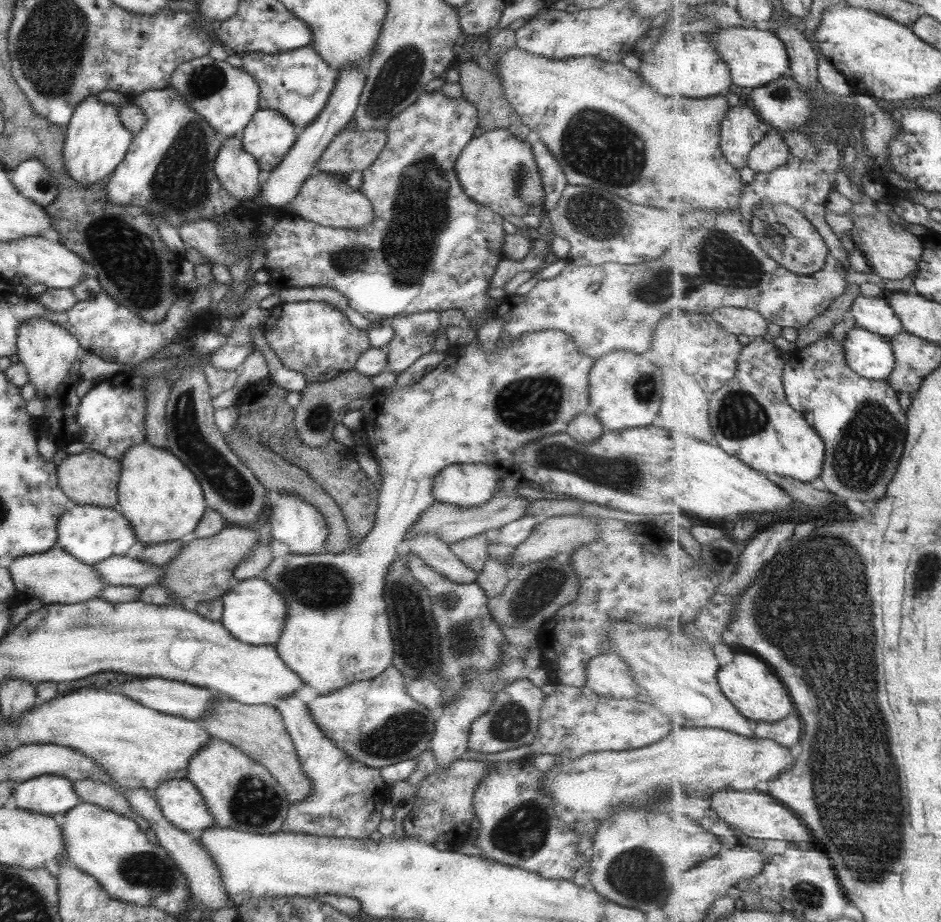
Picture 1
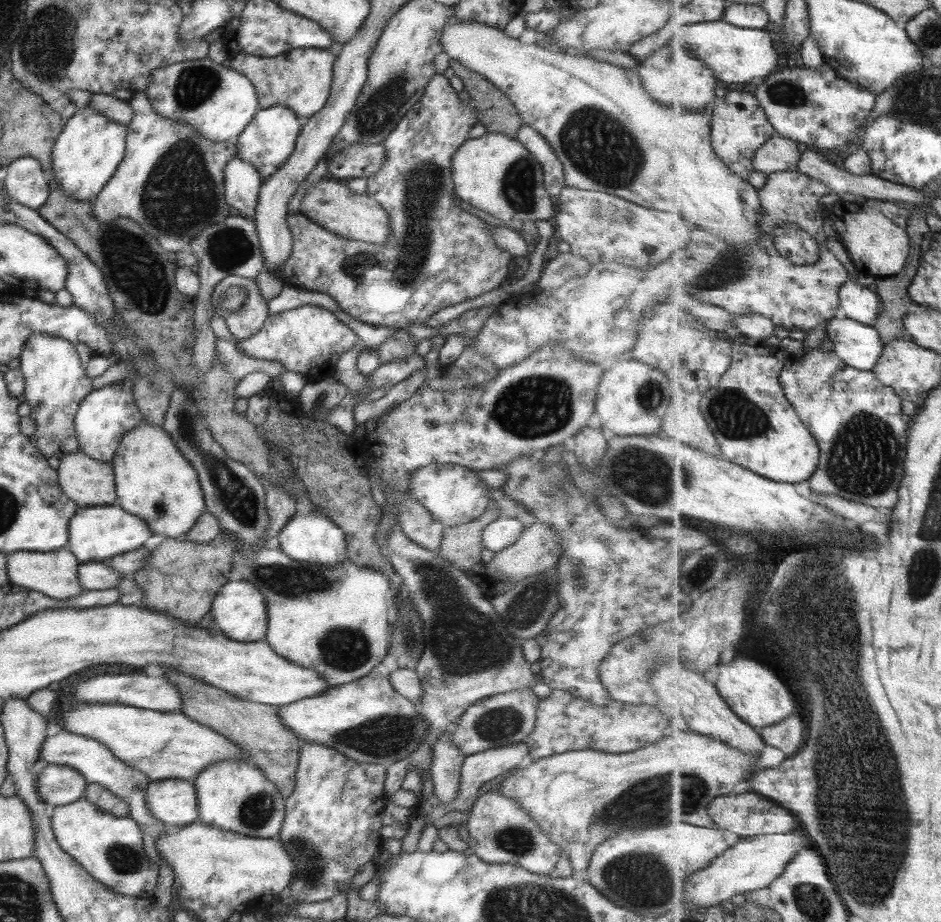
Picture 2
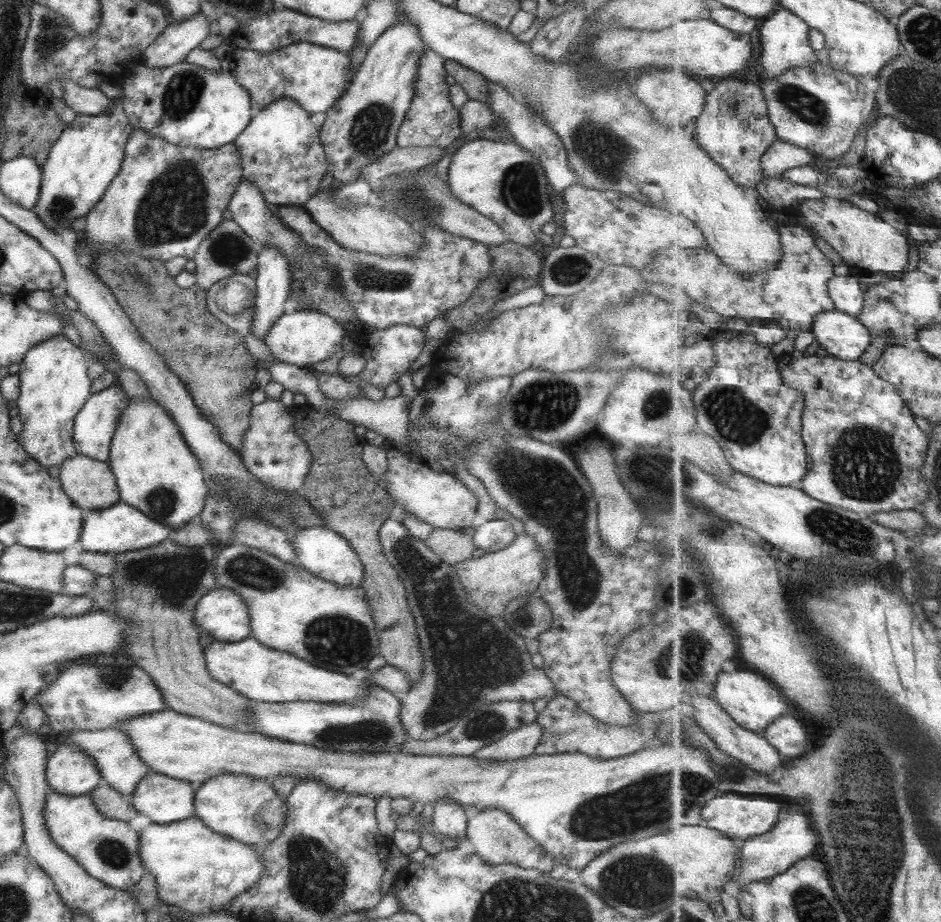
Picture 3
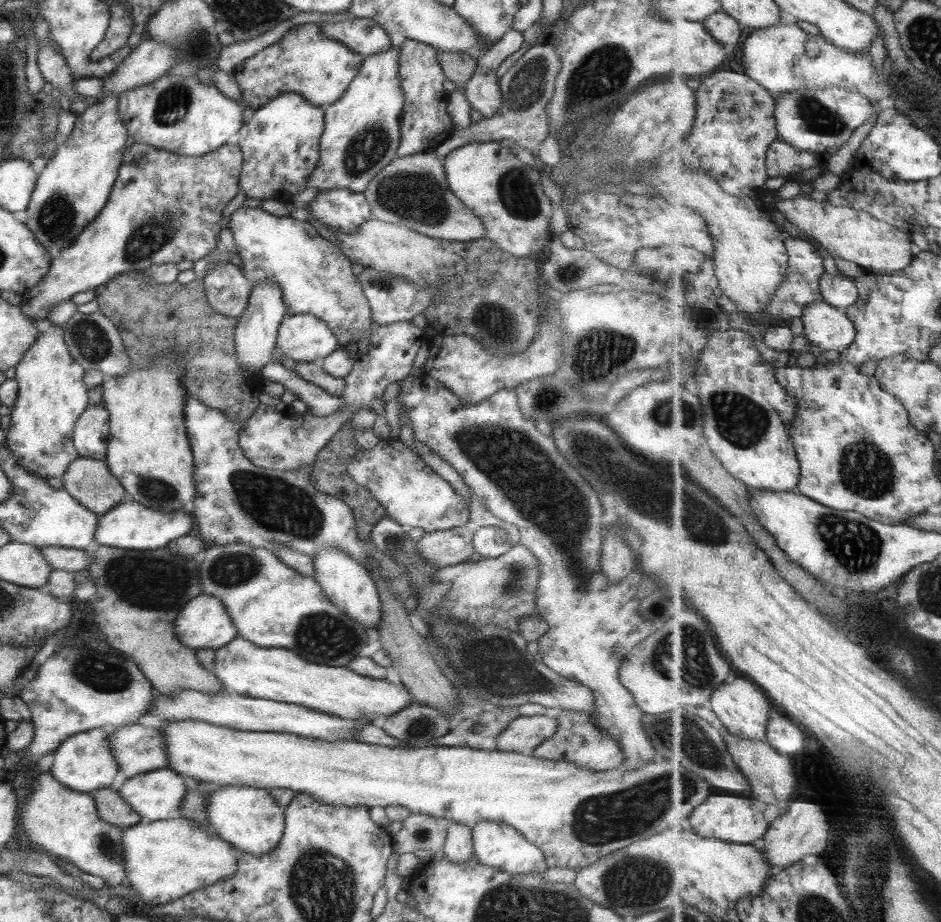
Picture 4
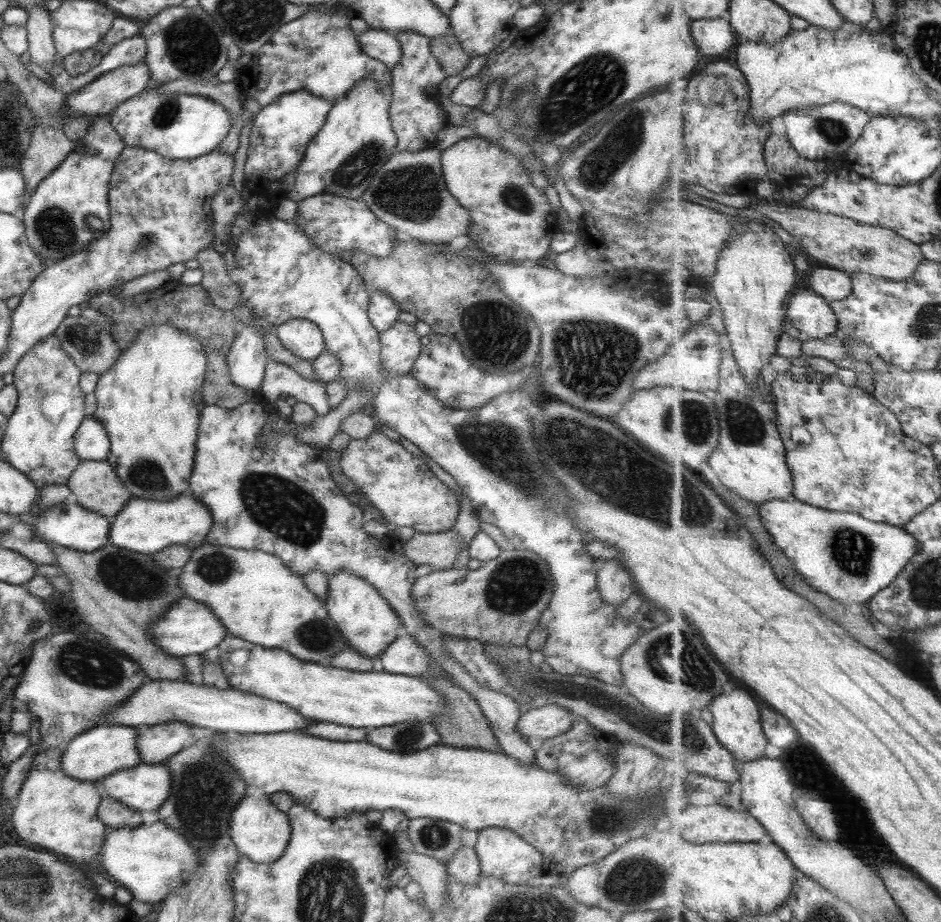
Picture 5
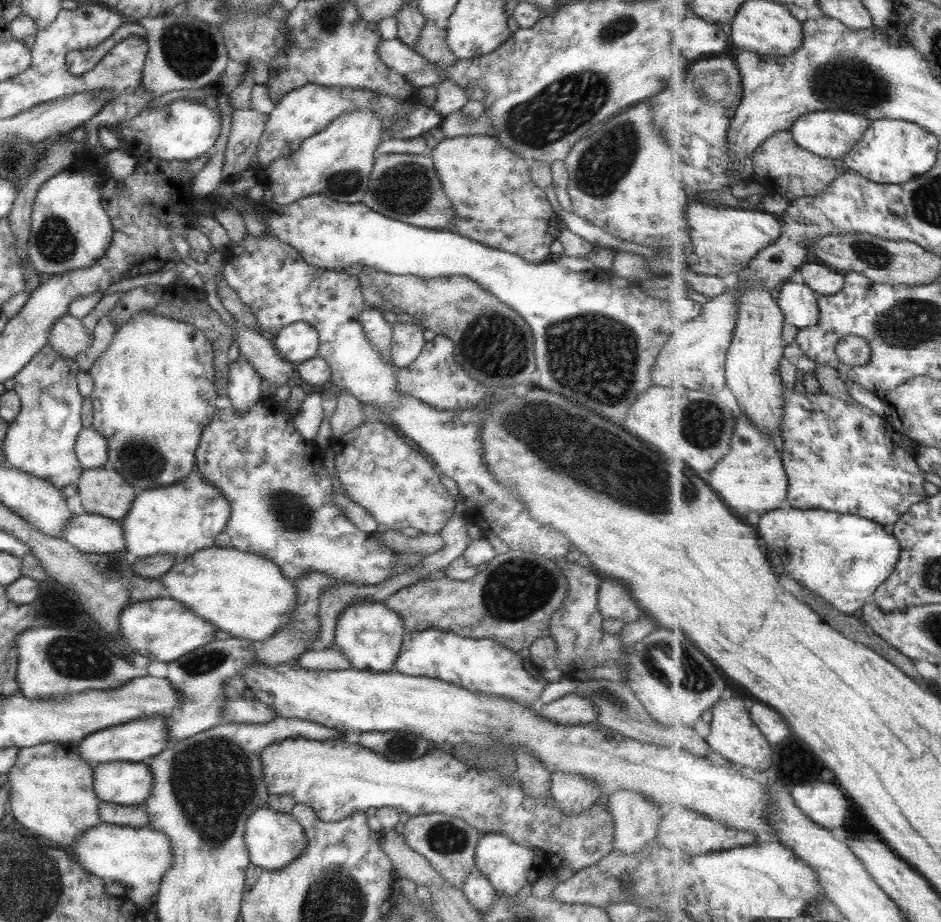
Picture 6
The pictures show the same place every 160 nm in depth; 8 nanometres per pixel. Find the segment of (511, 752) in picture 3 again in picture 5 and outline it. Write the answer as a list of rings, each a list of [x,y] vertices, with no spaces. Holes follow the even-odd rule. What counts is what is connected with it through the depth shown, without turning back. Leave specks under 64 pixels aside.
[[[554,704],[527,709],[520,713],[516,722],[516,731],[526,738],[553,738],[569,730],[574,714],[566,708]]]

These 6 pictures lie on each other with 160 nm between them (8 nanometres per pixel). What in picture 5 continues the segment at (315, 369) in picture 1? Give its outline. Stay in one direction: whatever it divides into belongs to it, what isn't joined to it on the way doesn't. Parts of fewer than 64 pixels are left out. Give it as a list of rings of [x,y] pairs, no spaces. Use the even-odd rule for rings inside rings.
[[[295,318],[274,327],[280,345],[295,359],[312,362],[324,353],[324,342],[320,330],[312,322]]]

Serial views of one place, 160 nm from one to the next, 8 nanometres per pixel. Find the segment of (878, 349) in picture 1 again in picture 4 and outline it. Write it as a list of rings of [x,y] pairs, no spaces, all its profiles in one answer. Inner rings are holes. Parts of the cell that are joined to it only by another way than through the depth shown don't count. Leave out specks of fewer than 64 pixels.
[[[824,300],[805,307],[801,319],[803,336],[825,351],[847,351],[856,340],[852,318]]]

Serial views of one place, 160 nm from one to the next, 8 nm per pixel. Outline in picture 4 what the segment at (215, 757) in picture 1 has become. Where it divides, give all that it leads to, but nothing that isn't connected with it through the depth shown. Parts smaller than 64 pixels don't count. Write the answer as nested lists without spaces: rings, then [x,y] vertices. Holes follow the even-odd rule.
[[[221,786],[219,790],[210,792],[206,796],[206,814],[212,832],[224,842],[229,844],[231,850],[236,854],[251,854],[259,856],[269,853],[277,847],[284,827],[284,809],[276,805],[267,790],[251,786]]]

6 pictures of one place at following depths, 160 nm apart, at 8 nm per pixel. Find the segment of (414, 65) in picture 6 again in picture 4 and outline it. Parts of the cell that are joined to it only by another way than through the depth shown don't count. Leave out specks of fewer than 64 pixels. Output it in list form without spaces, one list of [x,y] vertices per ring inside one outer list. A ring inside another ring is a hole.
[[[344,12],[344,20],[335,23],[319,22],[320,31],[327,37],[339,41],[360,56],[371,56],[385,52],[392,46],[385,30],[369,19],[355,19]]]

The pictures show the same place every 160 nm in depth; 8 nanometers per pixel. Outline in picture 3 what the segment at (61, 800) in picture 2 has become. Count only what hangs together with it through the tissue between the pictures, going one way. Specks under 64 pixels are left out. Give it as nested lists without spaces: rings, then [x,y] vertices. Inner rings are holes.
[[[67,743],[52,745],[44,773],[49,791],[65,796],[85,795],[102,784],[94,762]]]

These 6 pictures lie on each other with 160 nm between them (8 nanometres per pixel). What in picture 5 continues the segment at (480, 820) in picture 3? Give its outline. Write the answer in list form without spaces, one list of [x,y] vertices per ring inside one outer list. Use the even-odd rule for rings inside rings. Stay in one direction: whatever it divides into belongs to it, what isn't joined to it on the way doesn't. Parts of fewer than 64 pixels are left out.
[[[487,828],[477,832],[477,840],[473,851],[477,854],[480,874],[492,877],[505,884],[525,885],[527,880],[542,873],[544,861],[541,853],[529,846],[512,831],[501,828]]]

